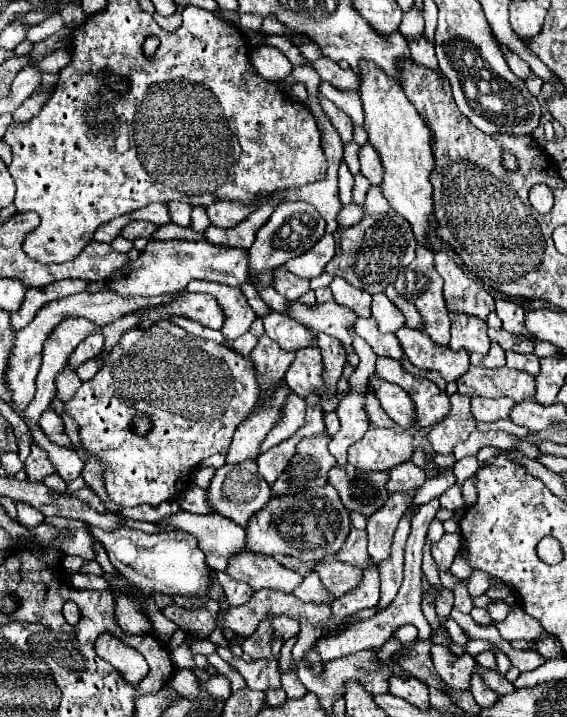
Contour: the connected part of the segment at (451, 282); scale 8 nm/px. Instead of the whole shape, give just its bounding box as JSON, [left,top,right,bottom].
[434,246,494,320]

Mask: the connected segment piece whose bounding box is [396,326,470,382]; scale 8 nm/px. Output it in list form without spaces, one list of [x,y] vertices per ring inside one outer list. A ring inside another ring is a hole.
[[[402,326],[396,332],[406,358],[424,370],[436,370],[446,382],[458,380],[470,366],[466,350],[452,350],[450,346],[440,346],[422,330],[412,330]]]

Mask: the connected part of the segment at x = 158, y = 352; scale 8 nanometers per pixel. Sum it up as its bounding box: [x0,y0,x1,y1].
[66,322,260,508]

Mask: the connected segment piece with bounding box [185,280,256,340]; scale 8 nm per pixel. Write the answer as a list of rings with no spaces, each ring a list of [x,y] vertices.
[[[193,280],[185,290],[187,292],[210,294],[210,296],[216,298],[224,313],[222,334],[226,334],[226,338],[230,338],[230,340],[236,340],[238,336],[248,332],[250,324],[256,320],[256,314],[248,306],[246,296],[242,294],[240,288],[222,286],[222,284],[216,284],[216,282]]]

